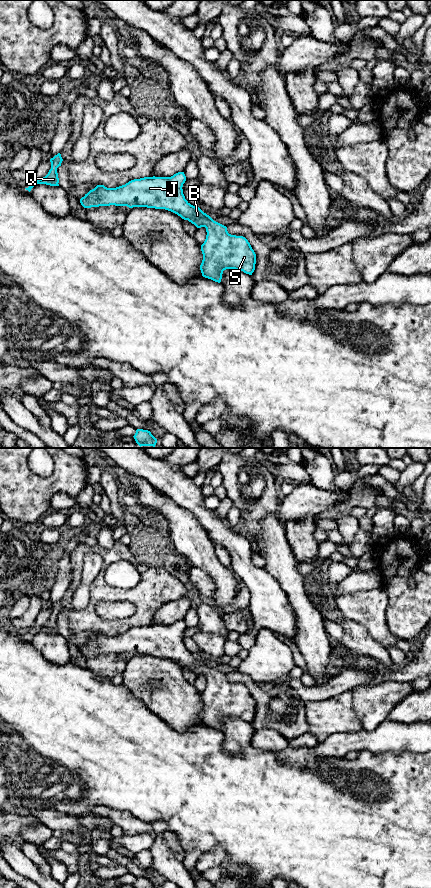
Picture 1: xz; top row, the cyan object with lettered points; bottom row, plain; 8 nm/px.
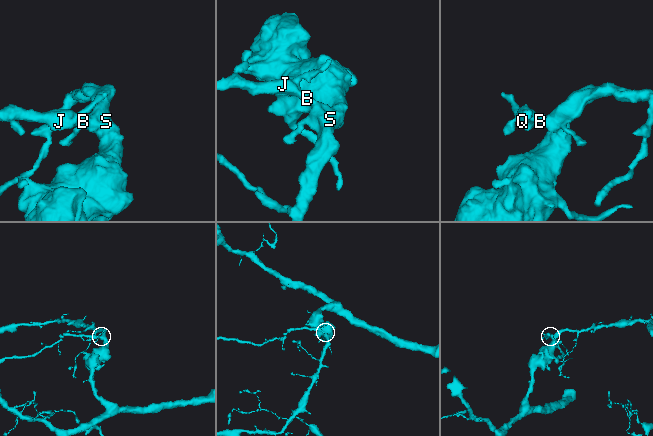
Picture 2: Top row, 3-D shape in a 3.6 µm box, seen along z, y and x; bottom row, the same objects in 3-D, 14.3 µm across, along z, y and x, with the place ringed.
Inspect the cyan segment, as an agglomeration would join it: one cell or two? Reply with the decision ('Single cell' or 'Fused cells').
Single cell

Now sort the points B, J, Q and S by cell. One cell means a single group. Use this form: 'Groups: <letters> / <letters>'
Groups: B J Q S

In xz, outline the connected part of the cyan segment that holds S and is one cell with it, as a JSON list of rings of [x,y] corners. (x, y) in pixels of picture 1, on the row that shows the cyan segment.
[[[178,172],[171,177],[134,179],[116,188],[97,185],[80,199],[80,203],[84,208],[115,205],[171,211],[197,228],[206,228],[206,239],[201,245],[203,260],[200,270],[203,277],[220,283],[226,269],[252,275],[256,254],[248,240],[229,234],[226,226],[191,205],[183,194],[185,181],[184,172]]]

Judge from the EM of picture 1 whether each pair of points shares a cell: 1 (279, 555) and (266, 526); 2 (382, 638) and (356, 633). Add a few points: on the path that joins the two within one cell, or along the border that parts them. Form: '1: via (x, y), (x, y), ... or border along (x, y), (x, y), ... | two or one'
1: via (276, 548), (273, 541), (273, 533) | one
2: border along (354, 621), (359, 623), (374, 639), (386, 648) | two

